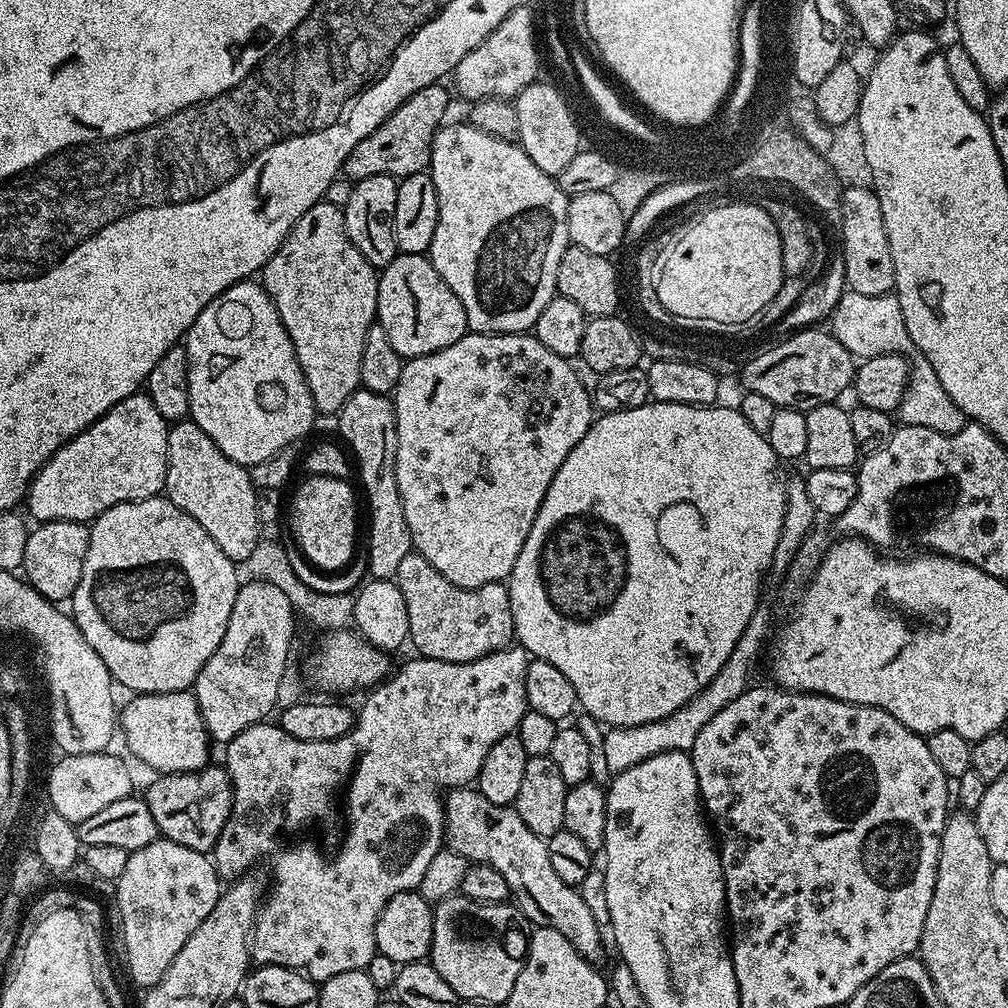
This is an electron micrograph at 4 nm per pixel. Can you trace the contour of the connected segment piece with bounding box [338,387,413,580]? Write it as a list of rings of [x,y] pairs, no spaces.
[[[361,387],[340,407],[338,419],[339,439],[354,457],[358,476],[360,472],[360,480],[364,483],[364,496],[368,499],[367,575],[374,580],[390,580],[395,577],[402,558],[413,551],[410,526],[406,526],[396,481],[396,406],[388,396]]]

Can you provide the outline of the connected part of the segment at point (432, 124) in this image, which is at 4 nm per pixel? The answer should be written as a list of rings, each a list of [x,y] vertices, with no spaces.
[[[443,83],[431,84],[410,94],[410,98],[406,98],[406,102],[402,102],[402,106],[398,106],[398,110],[394,110],[394,114],[390,114],[390,118],[386,118],[386,122],[382,122],[382,126],[378,126],[378,130],[374,130],[374,134],[362,138],[362,142],[358,142],[358,146],[354,146],[354,150],[350,150],[342,169],[343,175],[355,182],[375,176],[403,178],[415,172],[425,171],[432,162],[432,143],[436,133],[445,123],[444,115],[448,112],[448,92],[444,87]]]

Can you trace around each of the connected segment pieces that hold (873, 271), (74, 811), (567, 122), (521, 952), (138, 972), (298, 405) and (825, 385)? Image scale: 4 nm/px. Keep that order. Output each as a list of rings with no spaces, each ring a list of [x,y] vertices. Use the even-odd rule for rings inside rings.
[[[848,186],[840,197],[840,210],[845,285],[858,294],[877,296],[891,293],[896,287],[894,258],[890,258],[890,238],[886,238],[886,222],[882,218],[880,197],[871,187]]]
[[[112,750],[73,756],[64,754],[59,758],[61,760],[48,772],[48,800],[52,803],[49,804],[51,811],[62,814],[66,822],[79,826],[106,806],[133,795],[132,772],[124,765],[123,758],[115,756]]]
[[[537,82],[526,86],[514,97],[516,113],[518,114],[518,134],[519,145],[524,149],[524,153],[548,176],[559,177],[562,170],[566,170],[566,165],[574,159],[574,154],[582,151],[582,128],[572,117],[572,112],[568,109],[568,104],[564,101],[564,96],[552,84]]]
[[[459,894],[450,895],[445,900],[435,901],[432,910],[430,963],[434,970],[438,970],[438,974],[442,974],[450,990],[454,990],[454,994],[461,1001],[477,1000],[480,1004],[507,1005],[514,990],[514,982],[518,982],[518,974],[528,956],[529,933],[524,932],[524,927],[526,927],[524,914],[515,903],[474,902]]]
[[[157,838],[150,846],[128,853],[126,870],[115,880],[114,892],[115,888],[128,972],[134,983],[147,990],[166,974],[178,950],[186,946],[186,938],[206,922],[206,914],[214,910],[220,897],[222,878],[205,853]]]
[[[241,282],[230,286],[221,296],[211,300],[200,311],[198,318],[193,322],[192,328],[188,332],[186,351],[188,353],[188,411],[190,418],[213,440],[218,446],[218,450],[222,450],[226,454],[226,458],[237,462],[255,462],[270,458],[271,453],[278,454],[278,450],[282,450],[283,444],[296,444],[297,441],[300,442],[300,439],[304,436],[304,428],[310,427],[318,419],[316,407],[312,403],[312,395],[304,383],[302,366],[296,364],[294,346],[288,341],[286,326],[280,324],[278,310],[272,307],[272,299],[264,291],[263,283]]]
[[[809,326],[803,330],[797,330],[779,344],[773,343],[771,346],[759,352],[758,355],[747,364],[746,367],[740,369],[738,379],[745,385],[743,386],[749,392],[757,392],[770,398],[770,402],[774,402],[777,408],[798,408],[807,410],[818,406],[819,404],[831,404],[839,401],[840,395],[844,391],[853,387],[856,378],[857,361],[854,359],[852,352],[846,350],[846,346],[842,346],[842,342],[838,342],[831,331],[824,330],[816,326]]]

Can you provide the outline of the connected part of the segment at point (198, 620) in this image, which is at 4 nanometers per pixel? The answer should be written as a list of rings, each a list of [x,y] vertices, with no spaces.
[[[161,494],[145,500],[122,502],[118,506],[110,506],[110,510],[106,510],[91,521],[88,529],[86,562],[82,562],[82,578],[78,578],[78,586],[70,597],[70,605],[72,604],[70,615],[75,620],[78,630],[82,630],[86,642],[90,642],[90,646],[94,646],[98,658],[102,658],[102,662],[106,662],[106,670],[119,687],[121,684],[122,687],[129,688],[129,693],[132,694],[187,692],[195,685],[196,675],[202,670],[202,666],[206,666],[210,654],[214,654],[214,650],[218,650],[218,646],[222,642],[222,634],[226,634],[226,622],[230,622],[230,610],[234,610],[234,598],[242,583],[241,577],[236,577],[236,568],[237,565],[234,561],[226,558],[226,554],[222,554],[222,550],[218,550],[214,538],[210,538],[210,534],[206,534],[206,530],[202,530],[202,526],[198,526],[198,522],[194,522],[194,518],[190,518],[190,514],[186,514],[181,508],[174,506],[174,502],[169,500],[167,495]]]

